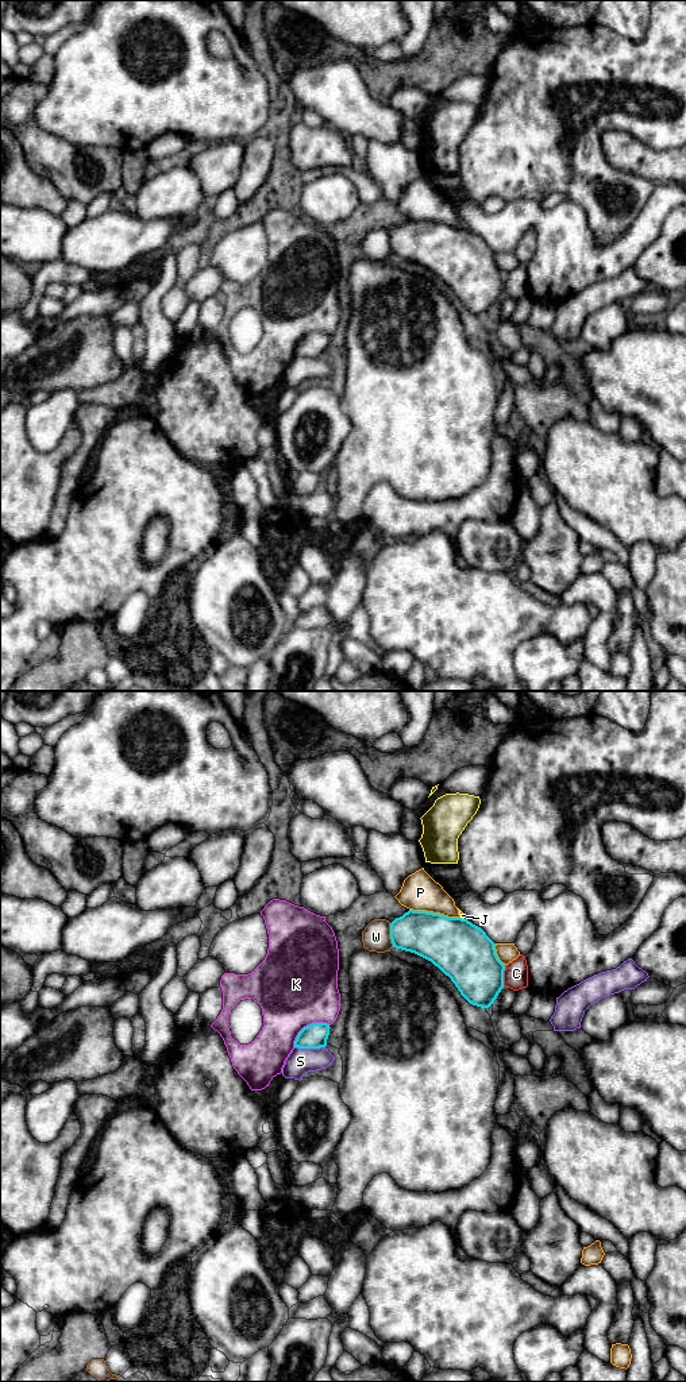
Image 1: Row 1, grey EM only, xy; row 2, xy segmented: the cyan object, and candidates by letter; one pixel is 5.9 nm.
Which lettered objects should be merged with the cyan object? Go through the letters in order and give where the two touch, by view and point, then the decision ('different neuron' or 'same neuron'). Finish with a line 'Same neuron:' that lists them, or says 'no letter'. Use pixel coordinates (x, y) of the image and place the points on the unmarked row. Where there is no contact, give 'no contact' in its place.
C: xy (503, 285) | different neuron
J: xy (461, 227) | different neuron
K: xy (307, 335) | different neuron
P: xy (435, 223) | different neuron
S: xy (309, 356) | different neuron
W: xy (390, 244) | different neuron
Same neuron: no letter

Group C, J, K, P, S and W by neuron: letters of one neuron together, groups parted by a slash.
C / J / K / P / S / W

